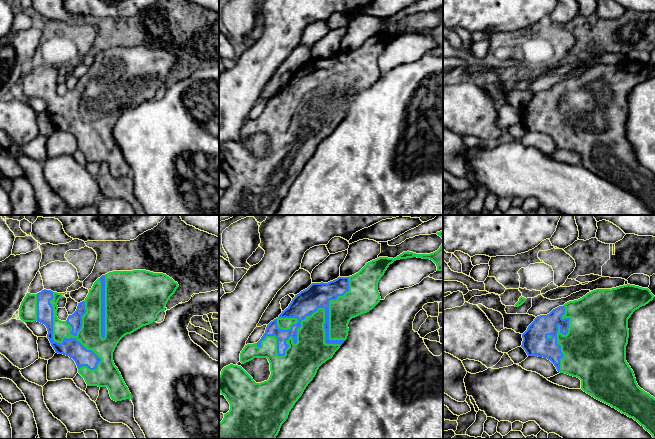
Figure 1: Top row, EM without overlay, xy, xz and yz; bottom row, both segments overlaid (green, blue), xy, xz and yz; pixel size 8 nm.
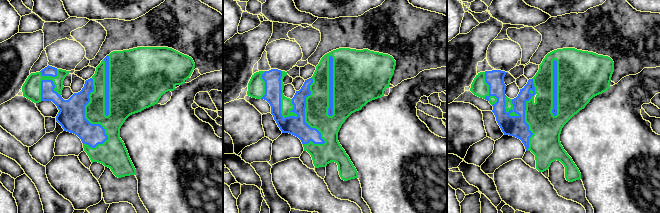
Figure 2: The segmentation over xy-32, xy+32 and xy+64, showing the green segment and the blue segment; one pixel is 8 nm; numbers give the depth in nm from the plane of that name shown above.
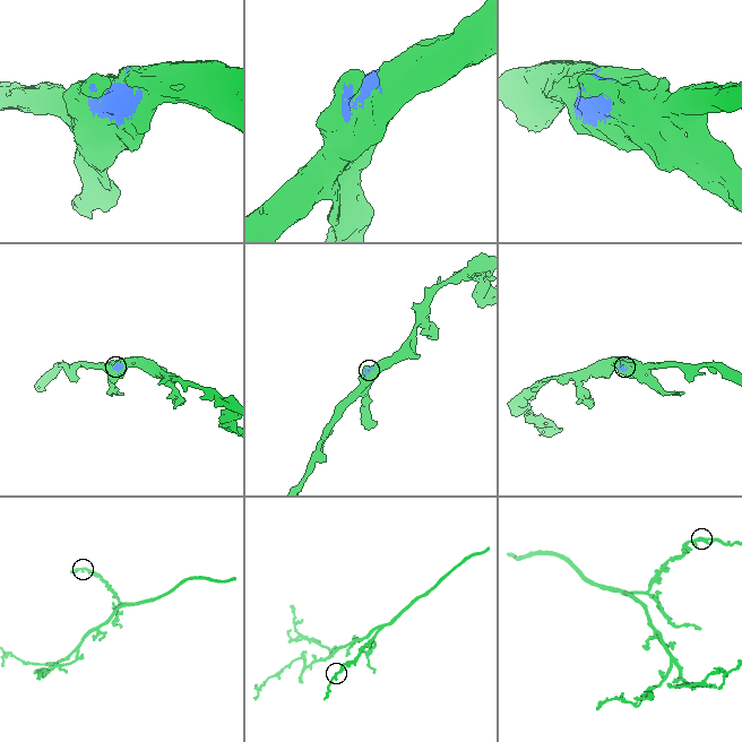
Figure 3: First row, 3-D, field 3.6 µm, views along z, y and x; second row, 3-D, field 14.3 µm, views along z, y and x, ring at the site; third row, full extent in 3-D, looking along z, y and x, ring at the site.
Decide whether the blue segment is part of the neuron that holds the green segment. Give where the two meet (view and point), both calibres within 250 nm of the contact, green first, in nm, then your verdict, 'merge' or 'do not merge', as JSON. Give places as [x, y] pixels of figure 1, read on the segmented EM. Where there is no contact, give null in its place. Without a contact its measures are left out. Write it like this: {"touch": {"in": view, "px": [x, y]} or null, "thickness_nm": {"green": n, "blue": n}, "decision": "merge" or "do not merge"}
{"touch": {"in": "xz", "px": [297, 333]}, "thickness_nm": {"green": 300, "blue": 200}, "decision": "merge"}

